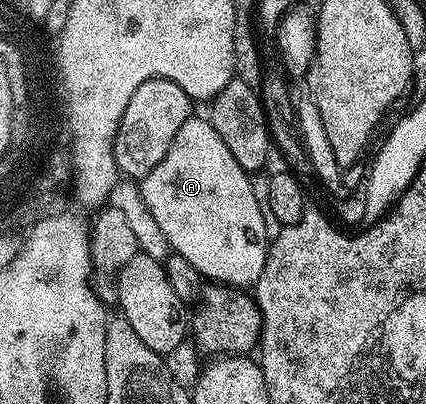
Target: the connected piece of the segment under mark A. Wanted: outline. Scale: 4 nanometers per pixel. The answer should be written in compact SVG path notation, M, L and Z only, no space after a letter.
M194 114L176 130L168 154L142 179L140 187L171 249L188 261L199 277L246 290L257 284L268 247L268 216L250 180L209 119Z

